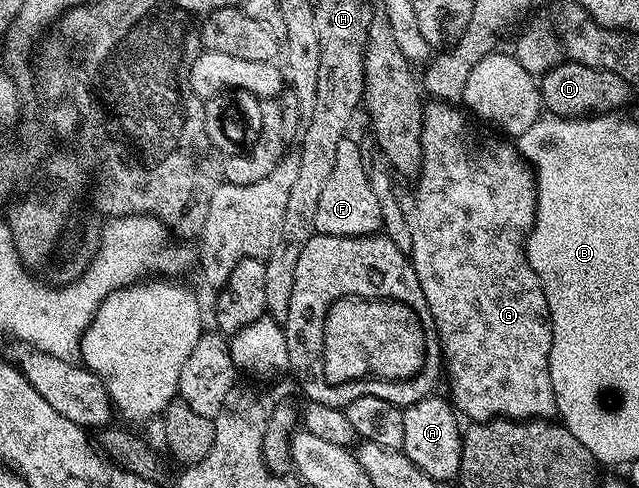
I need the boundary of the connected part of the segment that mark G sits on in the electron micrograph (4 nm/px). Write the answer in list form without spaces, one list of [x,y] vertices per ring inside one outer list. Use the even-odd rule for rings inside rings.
[[[434,100],[432,103],[424,106],[425,118],[423,119],[423,135],[421,142],[423,143],[423,155],[421,156],[421,171],[416,178],[417,190],[413,193],[413,202],[407,205],[405,209],[405,218],[411,227],[411,243],[413,248],[411,250],[411,260],[415,267],[415,275],[419,275],[419,287],[423,287],[423,295],[427,299],[427,307],[433,316],[433,326],[437,329],[437,337],[441,340],[441,351],[443,354],[443,369],[447,374],[447,381],[449,377],[449,389],[453,392],[451,396],[452,402],[455,404],[455,409],[462,418],[470,417],[470,422],[476,423],[479,421],[492,421],[494,417],[507,417],[514,421],[531,421],[534,419],[553,419],[558,416],[557,400],[555,399],[555,391],[551,387],[551,375],[549,374],[549,356],[551,355],[551,343],[553,342],[553,328],[549,322],[549,308],[547,307],[547,299],[545,292],[541,286],[540,279],[535,275],[535,271],[529,265],[528,259],[525,258],[525,238],[529,236],[529,232],[533,230],[535,223],[535,215],[537,214],[537,179],[534,170],[531,168],[530,162],[526,161],[521,156],[516,144],[505,141],[500,141],[497,137],[488,137],[485,133],[480,133],[477,129],[472,129],[469,126],[469,121],[463,114],[457,110],[458,106],[453,103],[446,103],[444,101]]]

